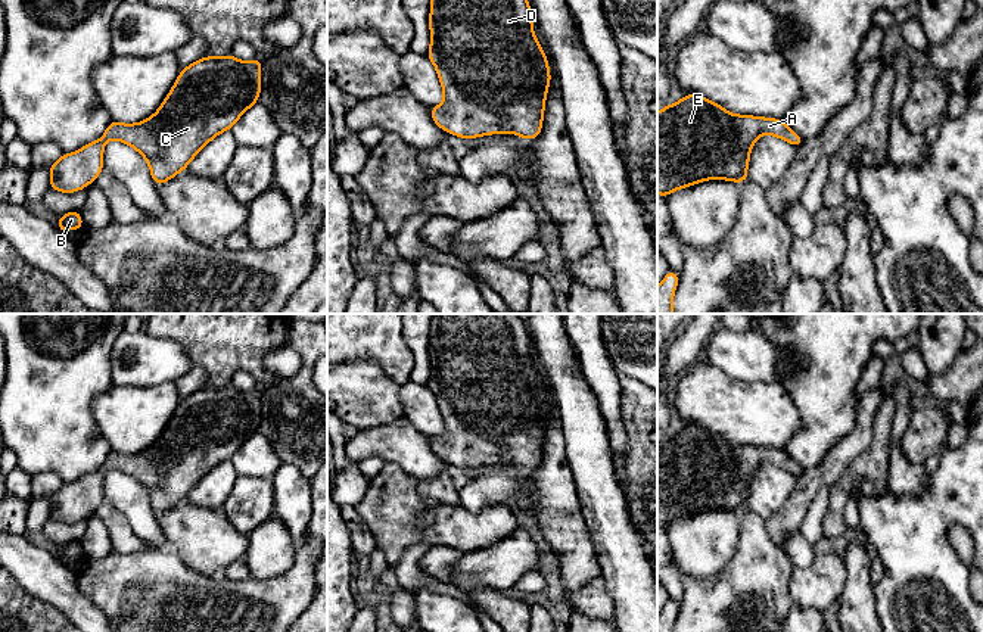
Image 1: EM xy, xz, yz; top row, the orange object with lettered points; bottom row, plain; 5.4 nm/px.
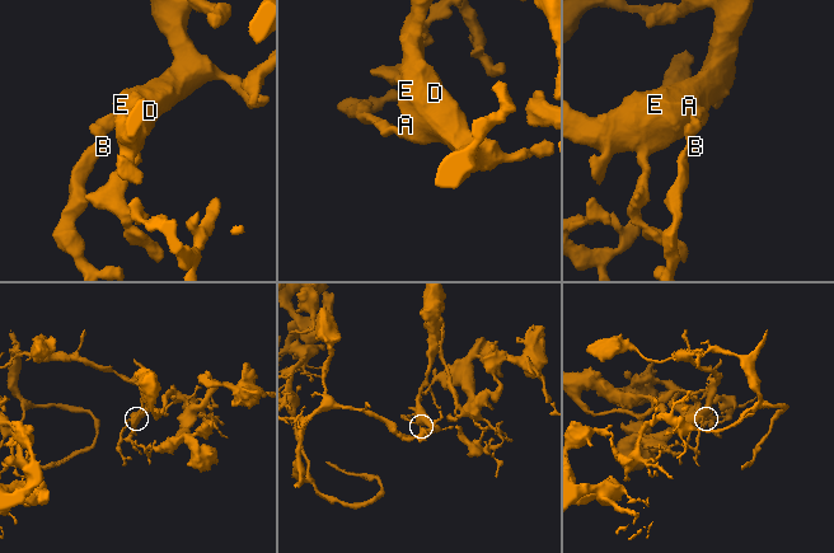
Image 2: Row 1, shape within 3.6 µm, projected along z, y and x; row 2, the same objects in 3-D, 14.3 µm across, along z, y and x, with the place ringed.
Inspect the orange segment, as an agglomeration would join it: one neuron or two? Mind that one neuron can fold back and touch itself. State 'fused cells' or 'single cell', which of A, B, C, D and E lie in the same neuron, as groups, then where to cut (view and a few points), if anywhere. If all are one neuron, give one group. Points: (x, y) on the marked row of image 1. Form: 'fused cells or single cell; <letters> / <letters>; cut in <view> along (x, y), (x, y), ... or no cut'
single cell; A B C D E; no cut

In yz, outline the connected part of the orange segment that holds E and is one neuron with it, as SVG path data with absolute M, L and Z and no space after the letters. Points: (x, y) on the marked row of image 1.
M684 94L678 103L665 105L657 113L657 194L668 199L674 190L704 180L730 180L741 184L749 180L752 146L763 134L783 138L794 147L805 141L783 119L730 113L699 94Z

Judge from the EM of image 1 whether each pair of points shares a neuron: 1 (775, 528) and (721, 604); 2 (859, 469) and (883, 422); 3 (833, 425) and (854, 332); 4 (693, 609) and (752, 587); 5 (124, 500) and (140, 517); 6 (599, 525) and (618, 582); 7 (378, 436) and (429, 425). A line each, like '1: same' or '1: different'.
1: different
2: same
3: same
4: same
5: same
6: same
7: different

